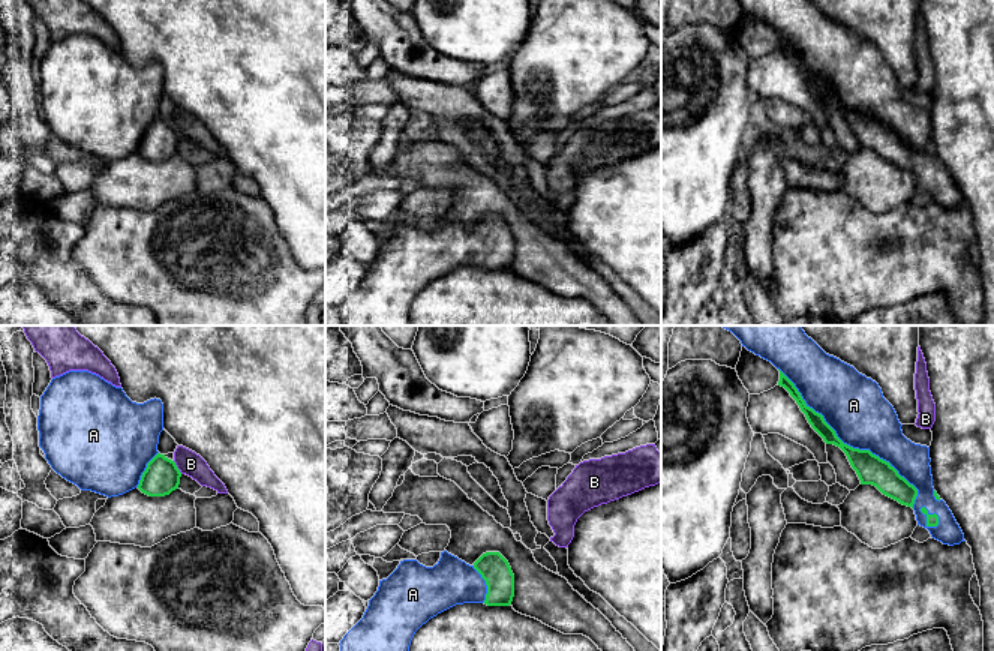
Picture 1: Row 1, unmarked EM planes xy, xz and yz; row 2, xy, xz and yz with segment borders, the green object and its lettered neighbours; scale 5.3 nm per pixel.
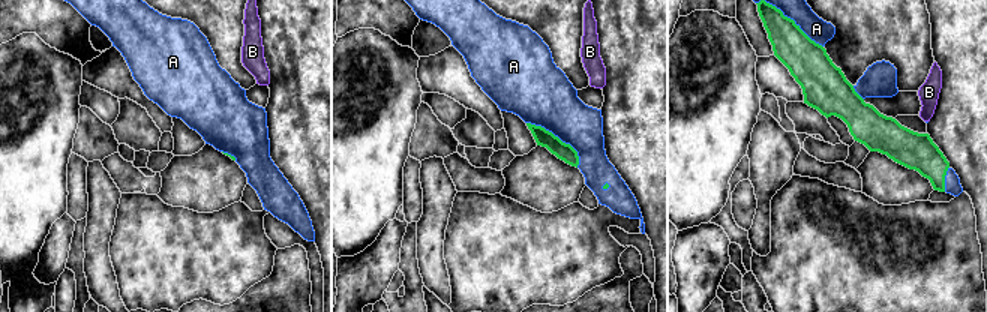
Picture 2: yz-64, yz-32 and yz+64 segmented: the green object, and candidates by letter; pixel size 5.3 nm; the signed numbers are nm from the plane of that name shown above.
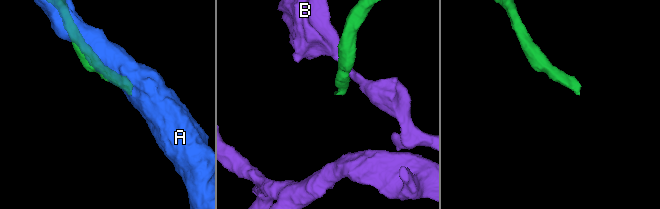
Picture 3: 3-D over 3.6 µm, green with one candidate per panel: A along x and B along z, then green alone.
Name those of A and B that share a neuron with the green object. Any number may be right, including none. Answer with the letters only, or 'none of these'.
A

